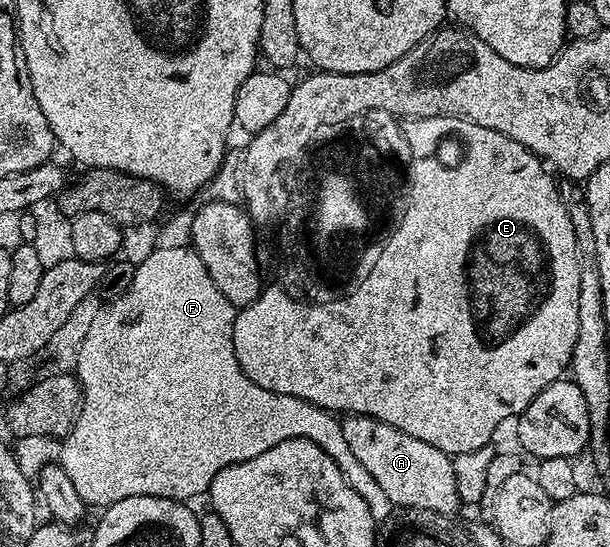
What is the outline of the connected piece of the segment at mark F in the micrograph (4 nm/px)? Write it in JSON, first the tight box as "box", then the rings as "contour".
{"box":[60,247,396,522],"contour":[[[193,247],[173,248],[172,250],[160,250],[154,248],[143,258],[137,261],[132,278],[132,286],[120,294],[120,298],[105,301],[101,305],[99,313],[92,321],[92,326],[88,329],[81,343],[79,364],[76,371],[79,384],[82,385],[82,406],[78,409],[78,419],[75,420],[70,433],[61,441],[62,457],[60,463],[67,474],[75,483],[76,491],[87,506],[99,504],[105,506],[115,504],[124,498],[133,496],[163,496],[169,500],[180,500],[183,502],[193,501],[193,496],[209,493],[212,478],[220,470],[224,470],[233,464],[248,462],[248,458],[256,458],[256,454],[264,454],[264,450],[272,450],[272,446],[280,446],[288,438],[308,438],[316,442],[326,453],[340,466],[344,478],[364,498],[364,506],[368,506],[368,514],[372,514],[375,522],[388,518],[396,508],[396,505],[384,494],[384,489],[372,478],[368,471],[364,470],[360,462],[352,454],[351,447],[348,446],[341,430],[342,421],[335,413],[327,412],[325,408],[316,406],[312,402],[304,402],[304,398],[292,398],[288,394],[276,394],[272,390],[264,390],[264,386],[256,386],[240,370],[240,362],[236,362],[236,350],[232,346],[232,330],[234,329],[234,318],[236,315],[236,305],[212,282],[204,262],[200,262],[197,252]]]}

